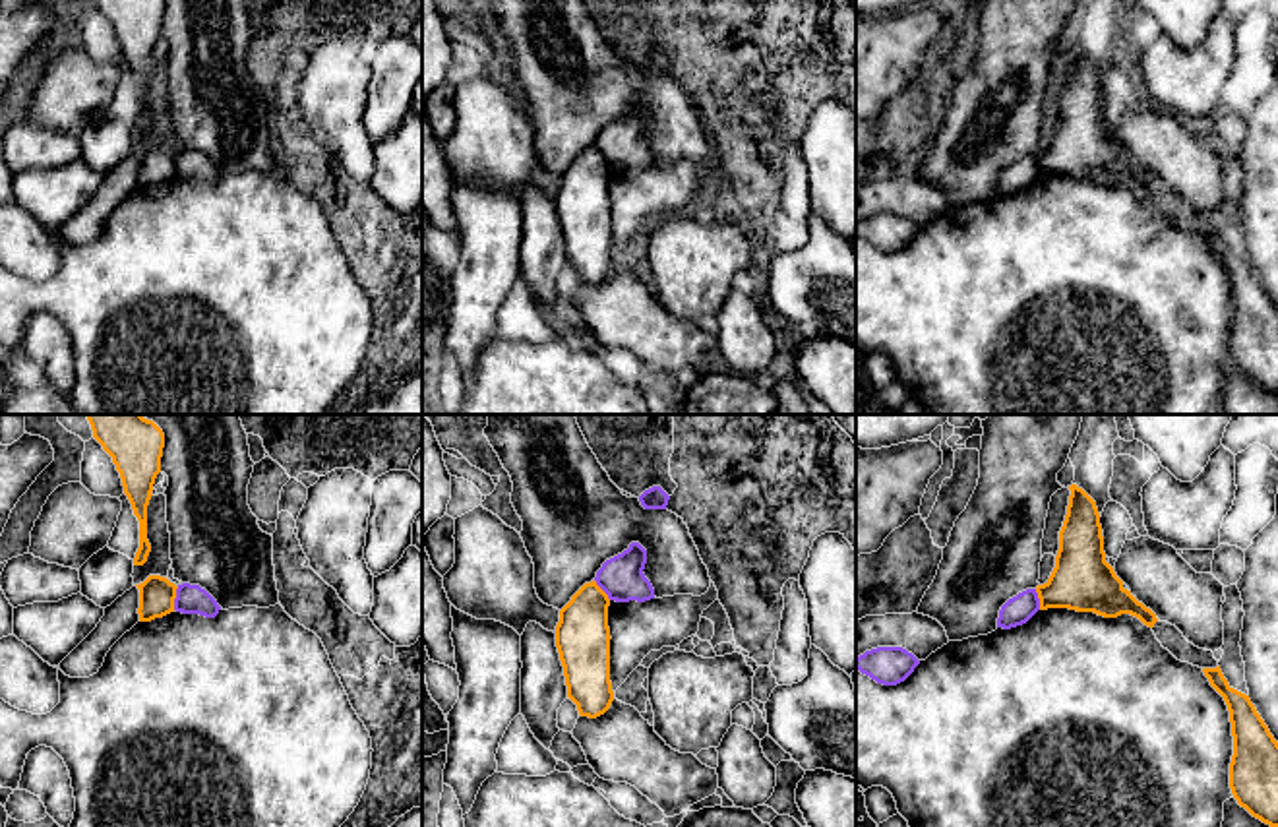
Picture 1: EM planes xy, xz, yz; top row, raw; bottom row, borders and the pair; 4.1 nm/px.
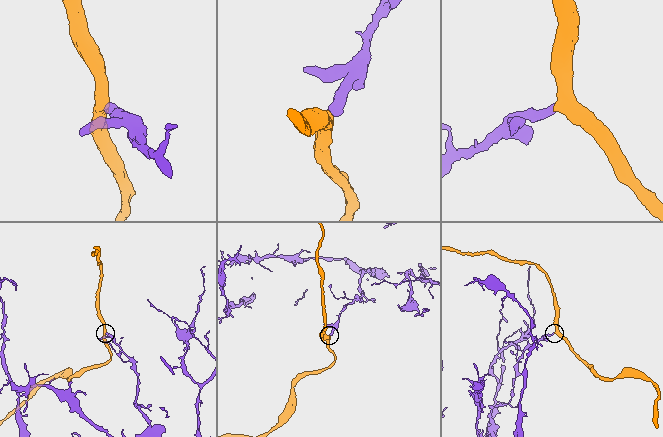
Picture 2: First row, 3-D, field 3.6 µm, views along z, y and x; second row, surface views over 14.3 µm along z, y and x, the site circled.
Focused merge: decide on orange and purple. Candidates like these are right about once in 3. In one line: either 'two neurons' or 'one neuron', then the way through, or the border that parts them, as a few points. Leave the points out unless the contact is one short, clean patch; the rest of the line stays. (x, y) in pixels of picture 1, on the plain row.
two neurons; border xy (179, 153), (173, 175)

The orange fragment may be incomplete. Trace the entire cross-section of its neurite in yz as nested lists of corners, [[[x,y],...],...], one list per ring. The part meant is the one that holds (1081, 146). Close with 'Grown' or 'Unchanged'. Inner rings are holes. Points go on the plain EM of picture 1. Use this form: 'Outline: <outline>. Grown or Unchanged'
Outline: [[[1071,50],[1069,56],[1055,134],[1050,145],[1036,153],[1040,176],[1069,174],[1104,184],[1131,180],[1154,194],[1156,180],[1123,153],[1123,147],[1106,128],[1096,68],[1077,50]]]. Unchanged

